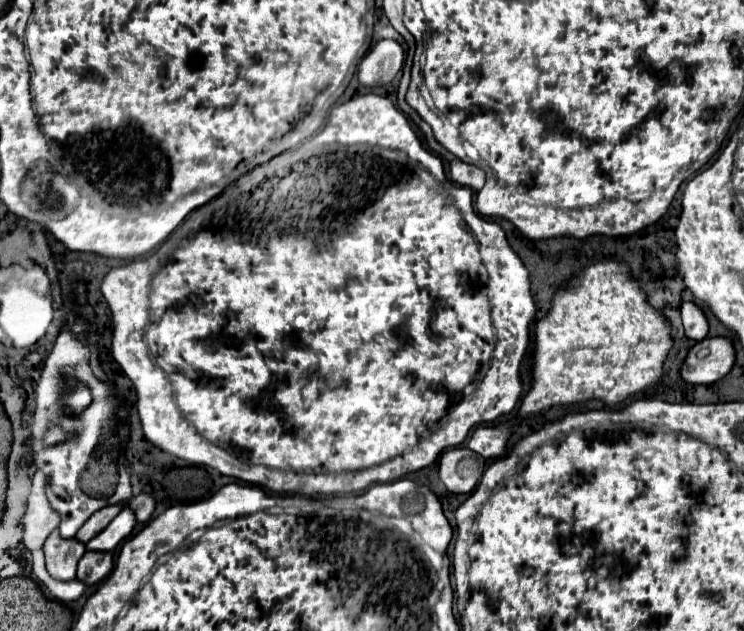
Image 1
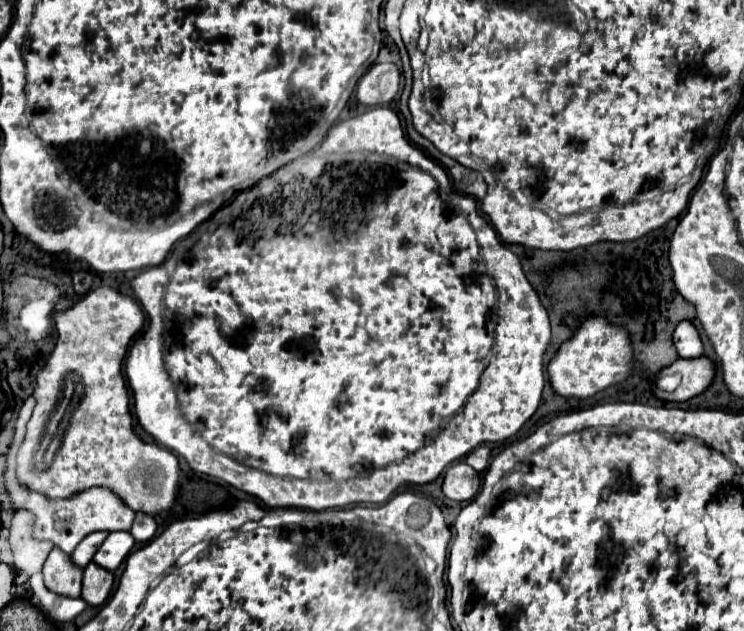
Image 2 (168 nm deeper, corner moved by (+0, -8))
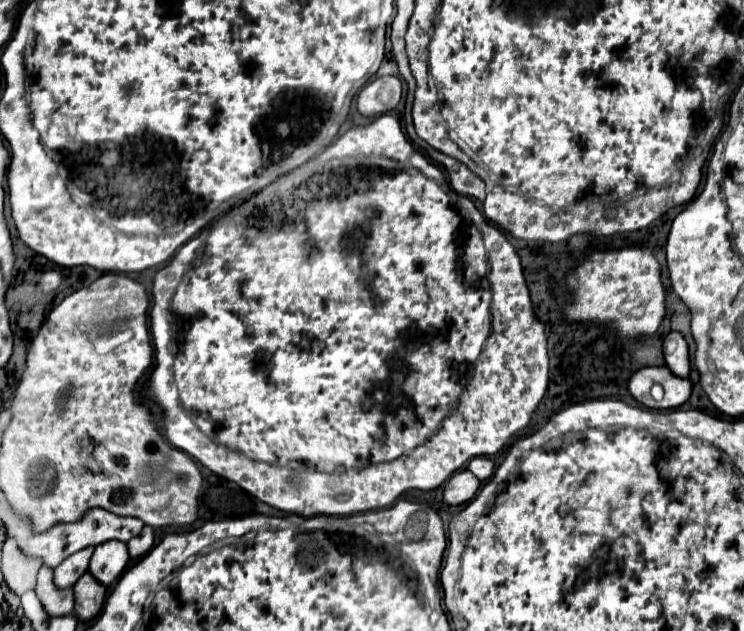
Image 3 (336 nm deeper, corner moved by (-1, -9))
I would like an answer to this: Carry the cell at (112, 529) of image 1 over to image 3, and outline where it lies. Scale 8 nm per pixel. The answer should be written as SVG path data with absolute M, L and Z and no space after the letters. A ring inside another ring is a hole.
M109 541L107 545L97 545L89 563L89 573L97 577L105 587L109 587L127 567L129 553L127 545L119 545L119 541Z

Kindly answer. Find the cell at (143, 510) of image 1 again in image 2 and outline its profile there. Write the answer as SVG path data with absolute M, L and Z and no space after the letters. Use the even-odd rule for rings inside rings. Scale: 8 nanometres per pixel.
M136 514L136 520L134 520L134 528L130 530L130 534L134 536L136 542L150 542L156 534L156 520L152 516L146 516L146 514Z

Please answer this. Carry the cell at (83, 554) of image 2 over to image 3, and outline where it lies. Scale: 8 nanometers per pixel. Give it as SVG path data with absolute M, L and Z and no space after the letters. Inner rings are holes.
M81 549L79 553L73 553L71 557L67 557L57 569L55 569L55 585L65 589L65 587L73 587L75 581L89 569L89 561L95 549Z

